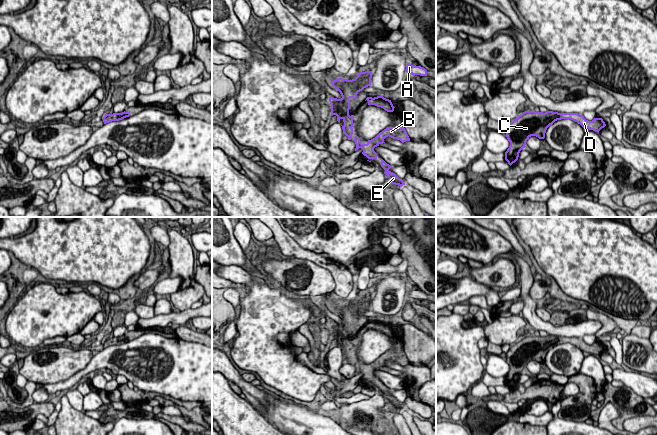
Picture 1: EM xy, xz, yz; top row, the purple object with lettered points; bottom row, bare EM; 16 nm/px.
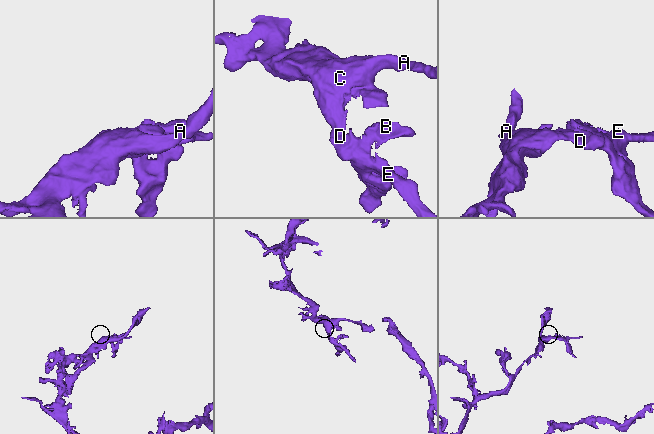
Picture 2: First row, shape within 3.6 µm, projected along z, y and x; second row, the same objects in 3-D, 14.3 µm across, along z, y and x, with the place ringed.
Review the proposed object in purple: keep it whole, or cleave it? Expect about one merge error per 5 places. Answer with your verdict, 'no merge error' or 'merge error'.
no merge error

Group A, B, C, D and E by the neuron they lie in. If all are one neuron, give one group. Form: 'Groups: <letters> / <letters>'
Groups: A B C D E

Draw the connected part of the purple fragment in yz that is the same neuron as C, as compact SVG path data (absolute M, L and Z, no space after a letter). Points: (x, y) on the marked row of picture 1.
M525 111L511 121L506 129L506 137L510 142L510 146L505 152L505 160L508 164L511 166L518 160L520 151L525 148L526 142L531 136L544 139L547 128L561 119L571 119L583 128L588 128L598 133L606 126L602 118L594 118L592 121L588 121L578 113Z

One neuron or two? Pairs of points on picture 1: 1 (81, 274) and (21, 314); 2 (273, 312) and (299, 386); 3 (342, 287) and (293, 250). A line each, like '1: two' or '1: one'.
1: two
2: one
3: one

